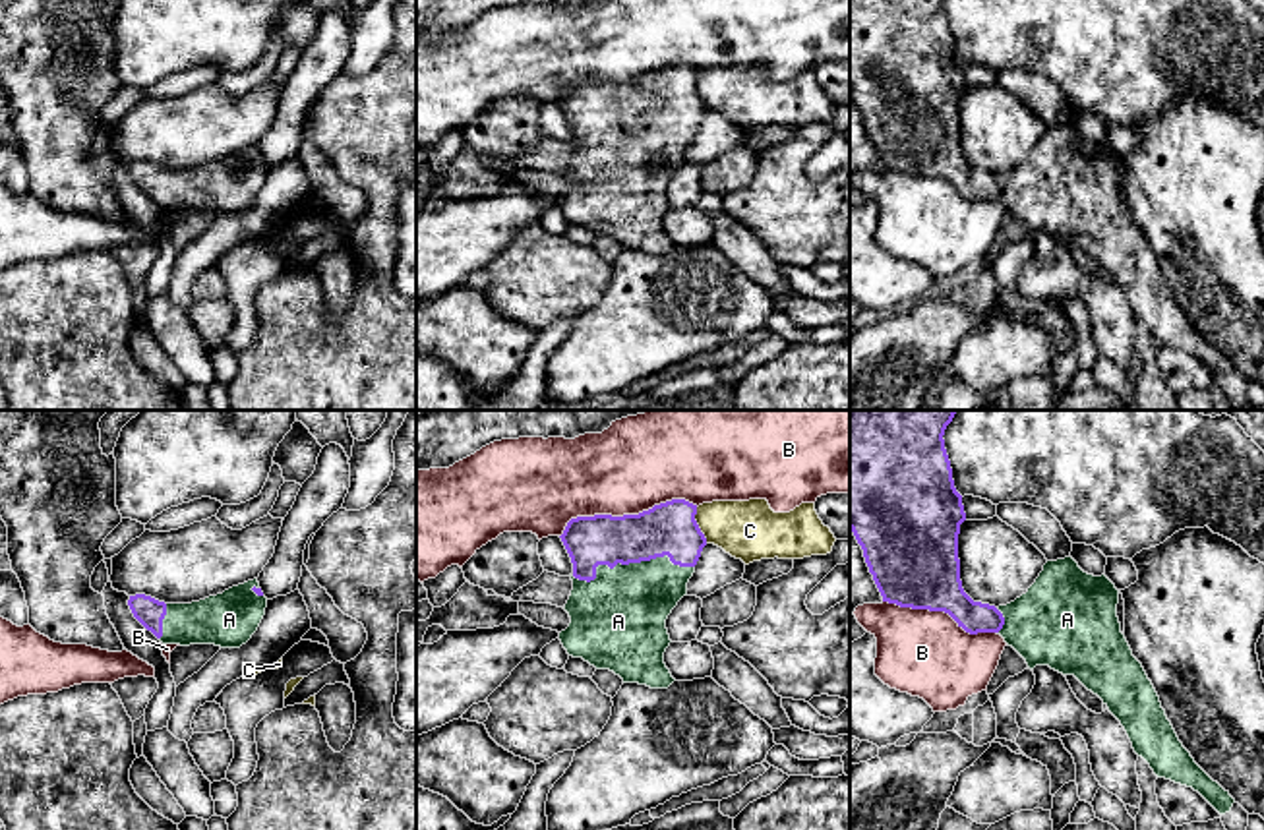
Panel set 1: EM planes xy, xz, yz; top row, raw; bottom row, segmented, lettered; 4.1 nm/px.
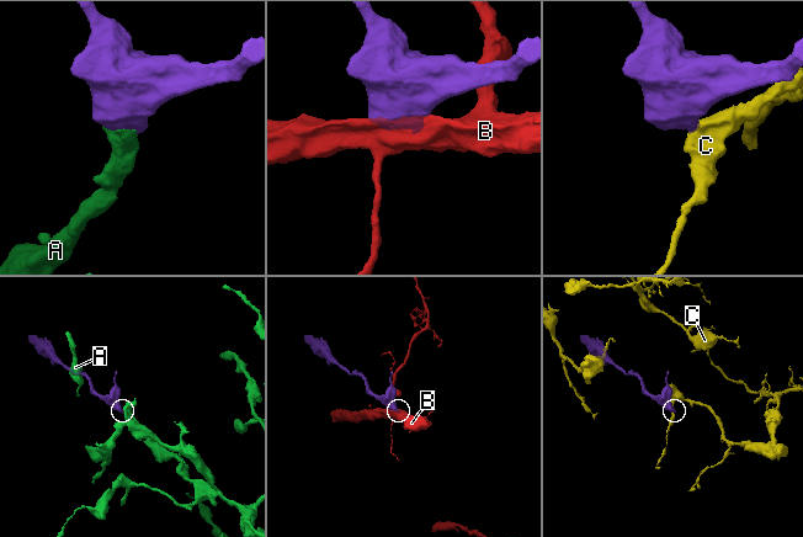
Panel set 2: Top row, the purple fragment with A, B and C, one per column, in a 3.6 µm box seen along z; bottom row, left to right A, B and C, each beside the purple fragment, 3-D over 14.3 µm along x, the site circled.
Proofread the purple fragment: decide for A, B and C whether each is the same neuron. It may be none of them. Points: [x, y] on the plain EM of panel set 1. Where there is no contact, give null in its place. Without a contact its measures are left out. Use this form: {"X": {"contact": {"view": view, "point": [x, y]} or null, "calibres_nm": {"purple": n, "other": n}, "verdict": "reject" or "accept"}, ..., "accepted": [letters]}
{"A": {"contact": {"view": "xz", "point": [628, 130]}, "calibres_nm": {"purple": 220, "other": 400}, "verdict": "accept"}, "B": {"contact": {"view": "xz", "point": [626, 82]}, "calibres_nm": {"purple": 220, "other": 340}, "verdict": "reject"}, "C": {"contact": {"view": "xz", "point": [697, 91]}, "calibres_nm": {"purple": 220, "other": 260}, "verdict": "reject"}, "accepted": ["A"]}

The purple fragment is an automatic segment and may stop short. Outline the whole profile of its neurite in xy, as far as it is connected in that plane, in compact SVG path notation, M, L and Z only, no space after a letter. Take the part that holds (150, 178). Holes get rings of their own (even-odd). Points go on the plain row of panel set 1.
M257 145L192 170L165 170L145 161L130 163L134 184L163 211L215 211L240 215L257 197L267 164Z

